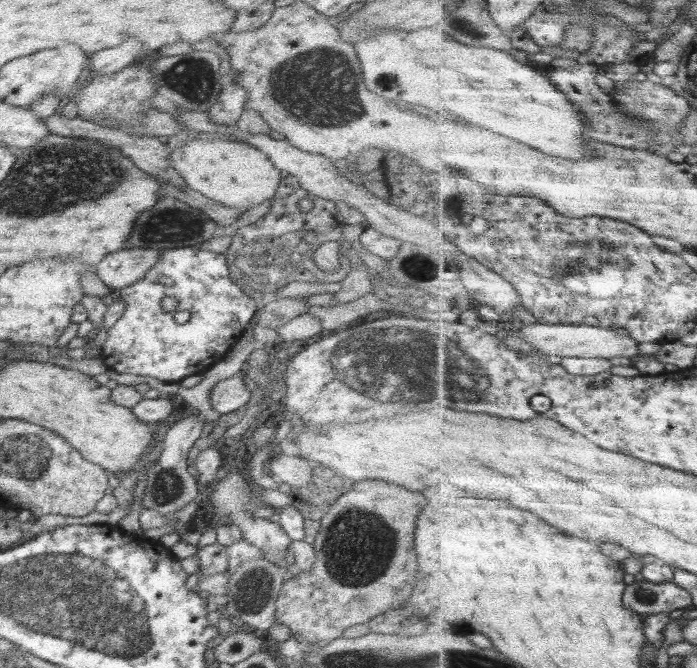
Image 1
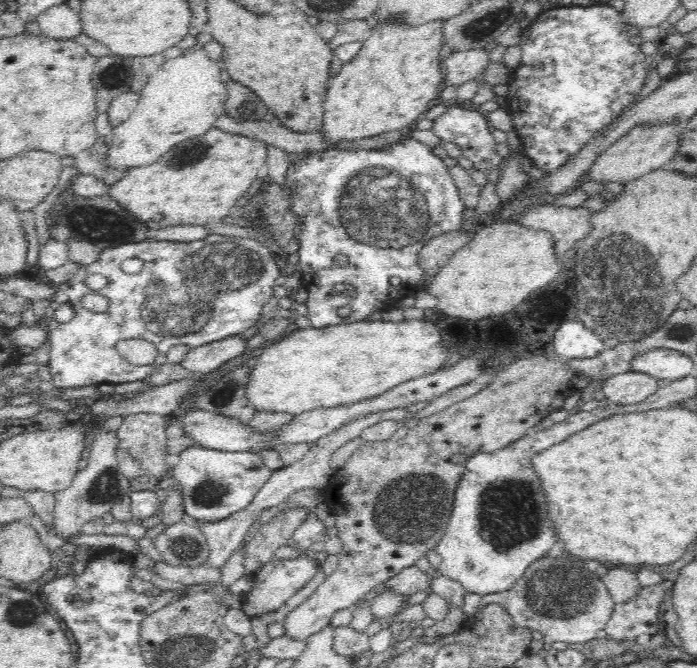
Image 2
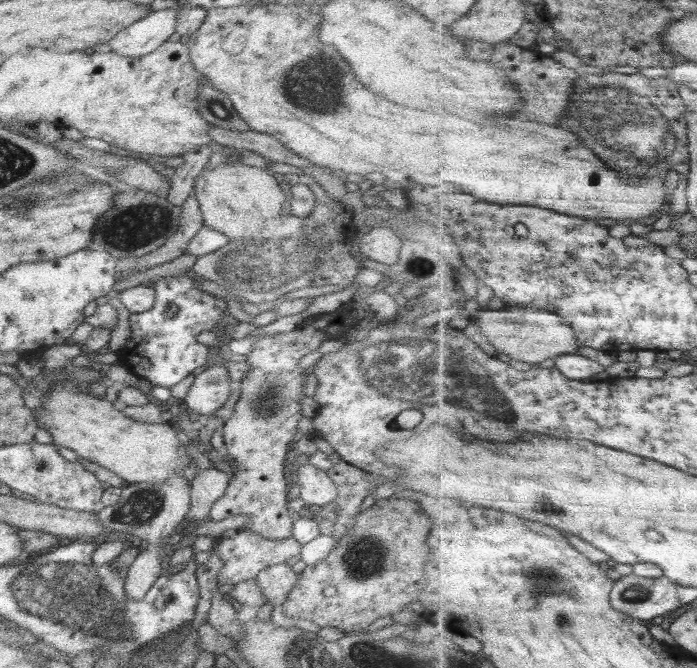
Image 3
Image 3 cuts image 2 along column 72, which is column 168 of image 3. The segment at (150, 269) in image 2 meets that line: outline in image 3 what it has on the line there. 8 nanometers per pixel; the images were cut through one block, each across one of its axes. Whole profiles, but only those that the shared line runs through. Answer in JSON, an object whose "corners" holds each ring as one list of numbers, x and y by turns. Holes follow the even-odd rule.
{"corners":[[190,269,176,276,152,280,150,285,155,290,154,304,146,312,131,313,130,336,123,349,117,352,123,367,138,378,149,380,153,386,170,388,194,369,209,362,209,346,198,342,196,336,206,330,214,330,214,324,222,324,224,317,230,313,224,299,196,287,196,282,202,278,194,269],[172,304,178,307,178,311,172,318,166,318,166,310]]}

